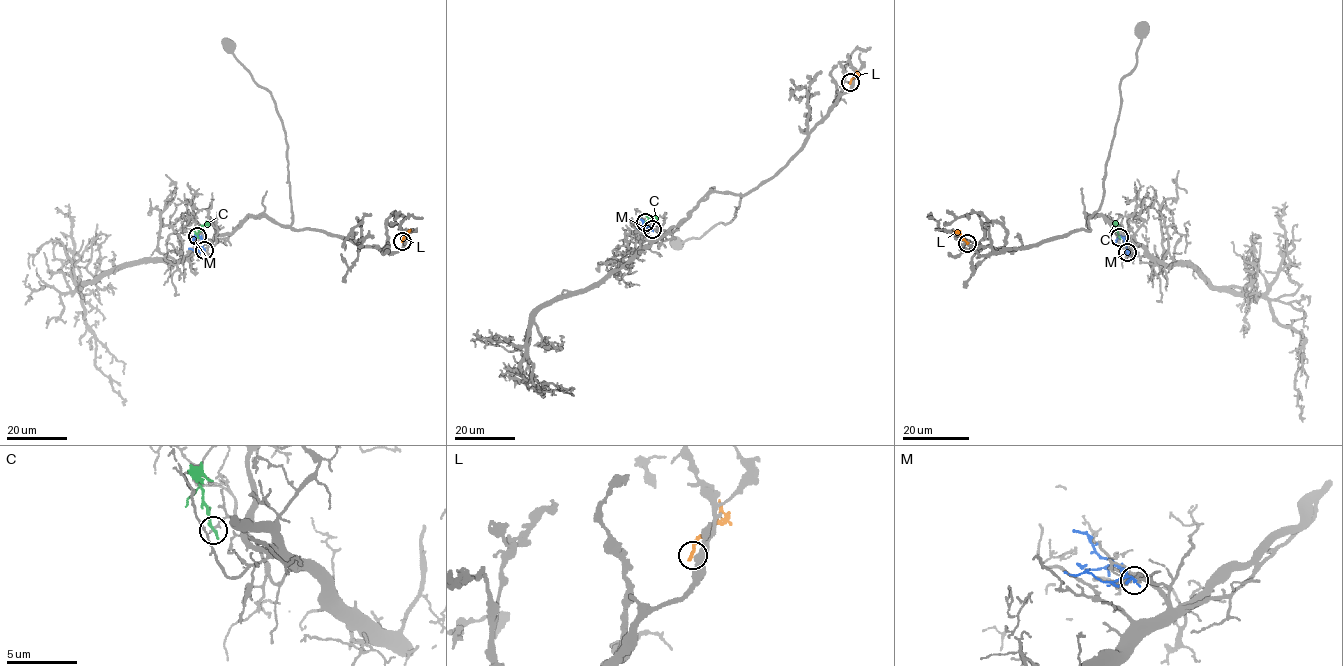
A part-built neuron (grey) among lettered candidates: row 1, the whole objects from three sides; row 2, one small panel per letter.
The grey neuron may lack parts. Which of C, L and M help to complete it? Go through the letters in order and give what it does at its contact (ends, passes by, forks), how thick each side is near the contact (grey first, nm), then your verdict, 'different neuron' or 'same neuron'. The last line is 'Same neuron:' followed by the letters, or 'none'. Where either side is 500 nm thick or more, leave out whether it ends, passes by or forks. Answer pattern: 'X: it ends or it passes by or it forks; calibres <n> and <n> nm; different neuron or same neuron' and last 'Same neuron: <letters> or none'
C: it passes by; calibres 180 and 180 nm; different neuron
L: it ends; calibres 400 and 280 nm; different neuron
M: it ends; calibres 130 and 260 nm; different neuron
Same neuron: none

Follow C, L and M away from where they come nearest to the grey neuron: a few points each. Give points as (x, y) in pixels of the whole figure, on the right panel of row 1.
C: (1119, 237), (1113, 223)
L: (967, 243), (953, 231)
M: (1127, 252), (1126, 241), (1121, 236), (1115, 242)

